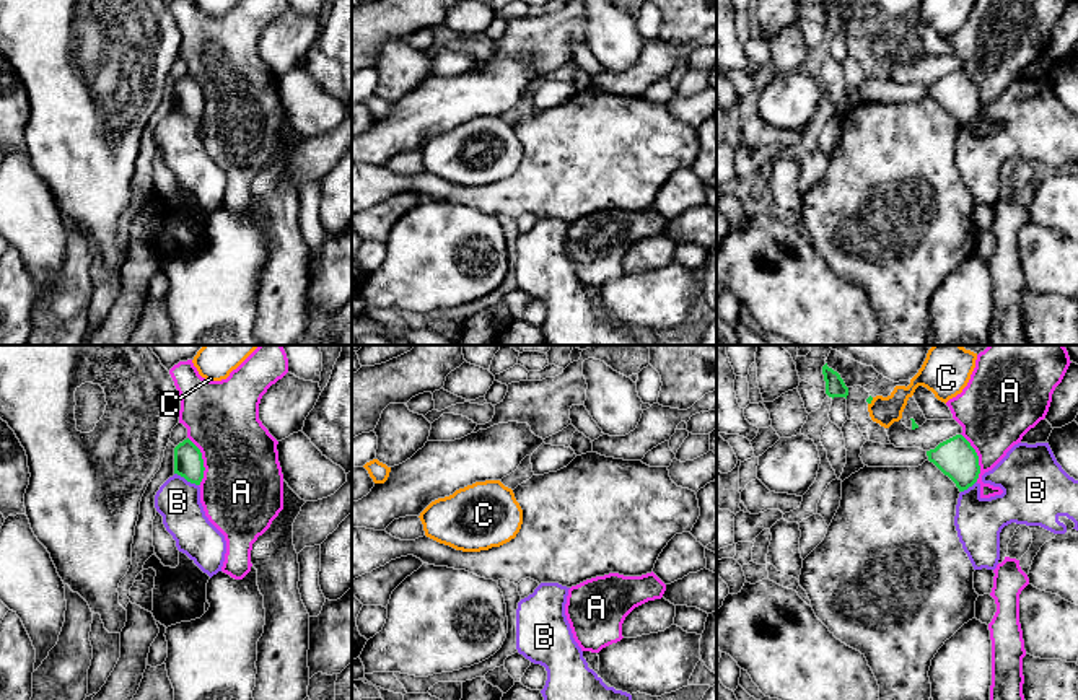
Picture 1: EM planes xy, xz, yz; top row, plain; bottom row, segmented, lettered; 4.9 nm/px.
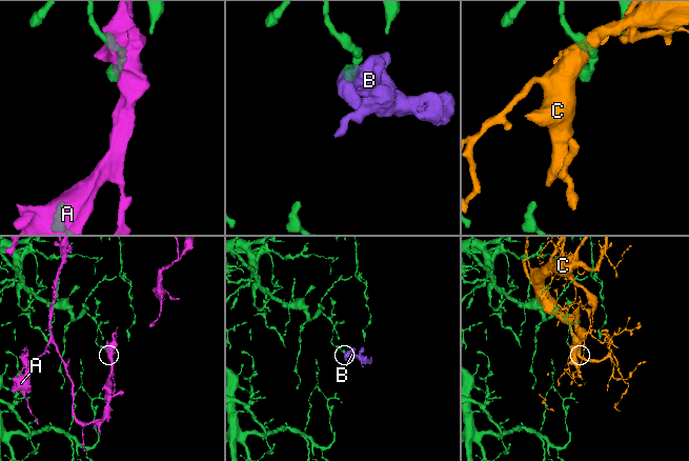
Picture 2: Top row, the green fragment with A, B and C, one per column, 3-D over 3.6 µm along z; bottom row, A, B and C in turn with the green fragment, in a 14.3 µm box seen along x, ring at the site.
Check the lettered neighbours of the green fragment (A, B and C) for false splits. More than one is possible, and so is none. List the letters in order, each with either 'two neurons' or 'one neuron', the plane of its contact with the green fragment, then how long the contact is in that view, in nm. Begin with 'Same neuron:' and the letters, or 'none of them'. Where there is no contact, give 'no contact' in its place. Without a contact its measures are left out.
Same neuron: none of them
A: two neurons; meets green in xy; contact 260 nm long
B: two neurons; meets green in xy; contact 140 nm long
C: two neurons; meets green in yz; contact 50 nm long

